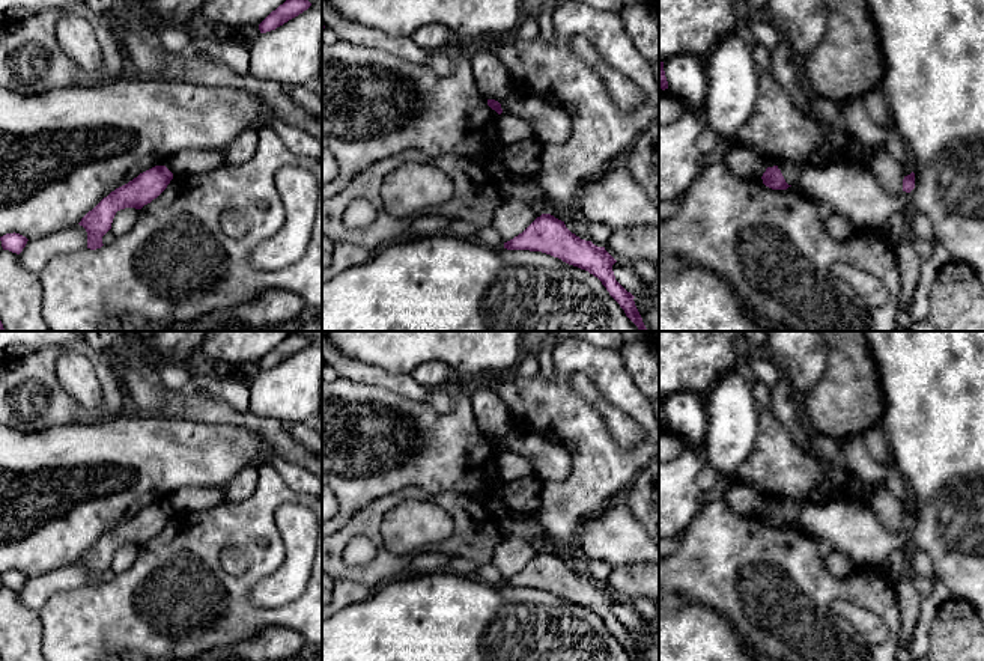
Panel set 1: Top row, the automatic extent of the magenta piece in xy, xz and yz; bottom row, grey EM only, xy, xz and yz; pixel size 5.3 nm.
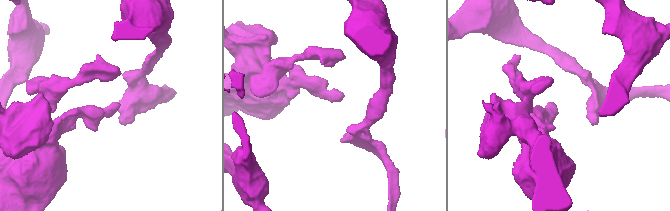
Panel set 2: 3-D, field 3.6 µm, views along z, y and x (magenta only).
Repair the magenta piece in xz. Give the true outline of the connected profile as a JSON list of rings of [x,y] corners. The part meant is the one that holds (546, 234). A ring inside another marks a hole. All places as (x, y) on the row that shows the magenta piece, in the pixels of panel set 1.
[[[542,214],[522,233],[504,242],[504,248],[542,251],[588,271],[602,282],[638,330],[648,331],[635,306],[635,297],[615,280],[612,265],[617,260],[605,247],[597,247],[572,233],[564,221],[551,214]]]

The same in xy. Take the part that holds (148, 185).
[[[155,166],[104,197],[78,223],[87,232],[87,248],[96,250],[104,245],[102,236],[111,229],[117,211],[141,209],[156,199],[172,179],[173,173],[166,166]]]

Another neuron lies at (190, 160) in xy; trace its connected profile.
[[[185,149],[166,160],[164,166],[175,173],[209,173],[227,166],[221,151]]]

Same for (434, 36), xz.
[[[432,23],[417,29],[411,38],[418,47],[441,53],[445,50],[450,36],[451,33],[444,24]]]

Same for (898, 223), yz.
[[[898,211],[880,227],[879,235],[895,250],[904,233],[910,232],[910,211]]]

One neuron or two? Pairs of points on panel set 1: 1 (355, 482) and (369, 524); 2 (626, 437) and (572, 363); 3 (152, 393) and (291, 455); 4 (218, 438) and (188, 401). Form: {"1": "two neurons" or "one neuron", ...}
{"1": "two neurons", "2": "two neurons", "3": "one neuron", "4": "two neurons"}

